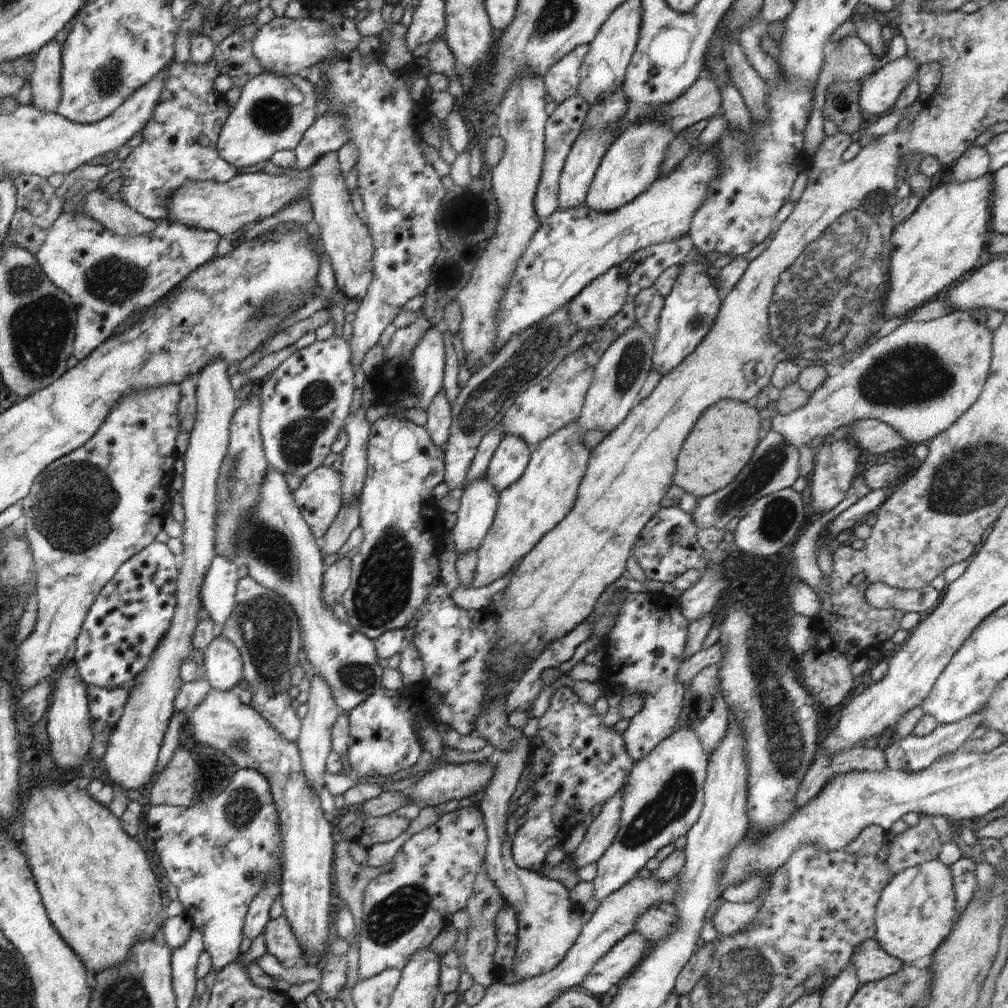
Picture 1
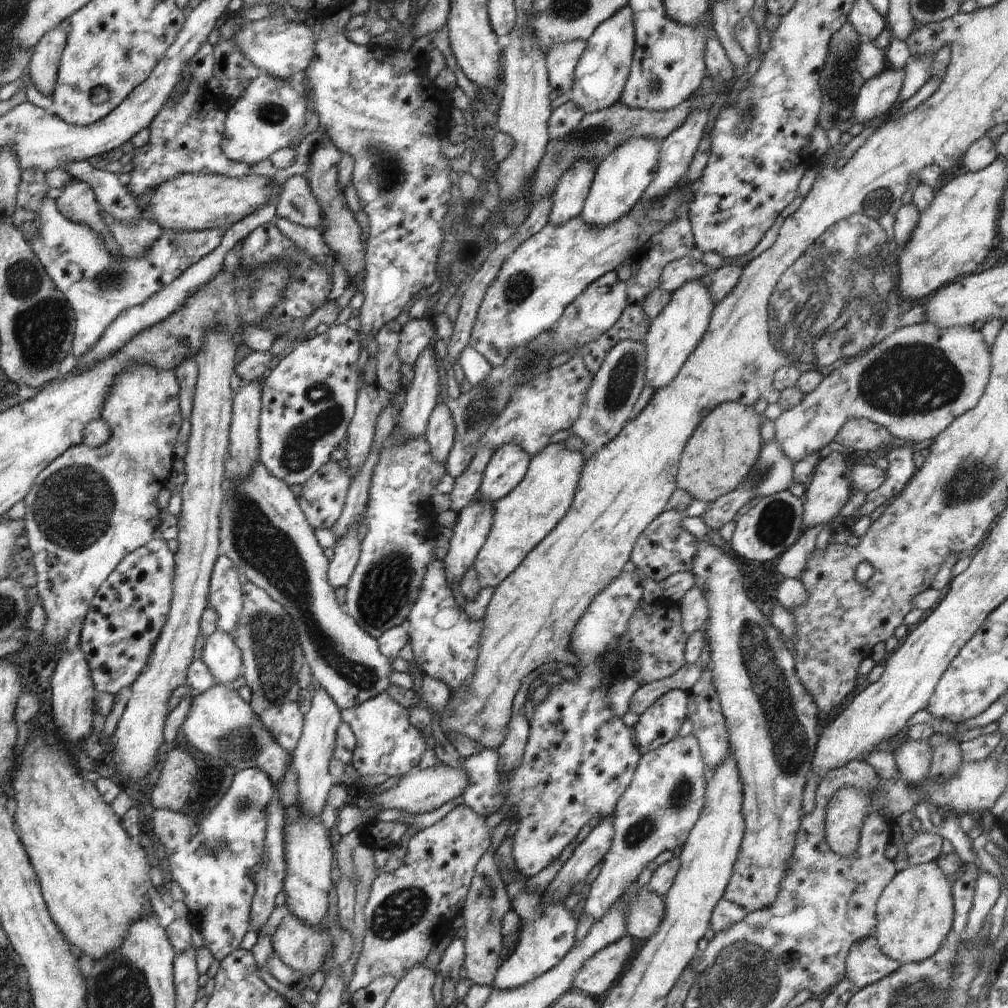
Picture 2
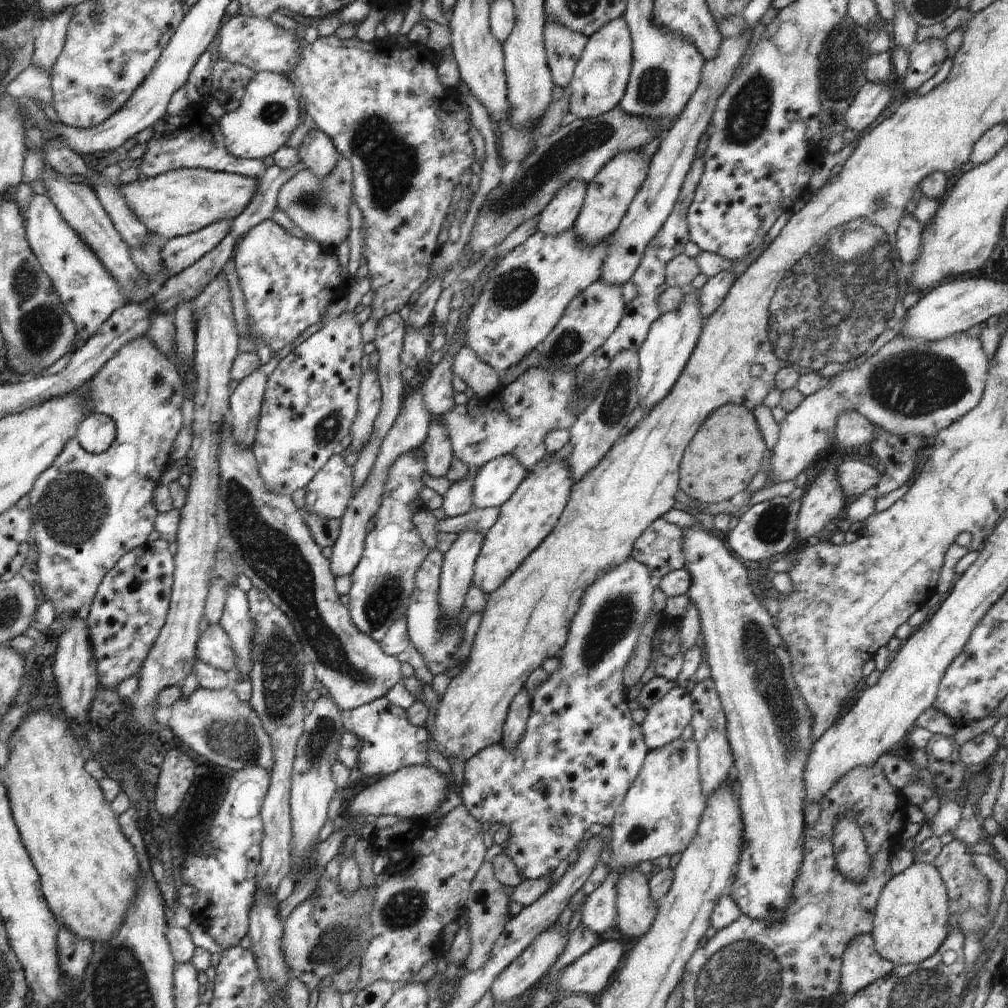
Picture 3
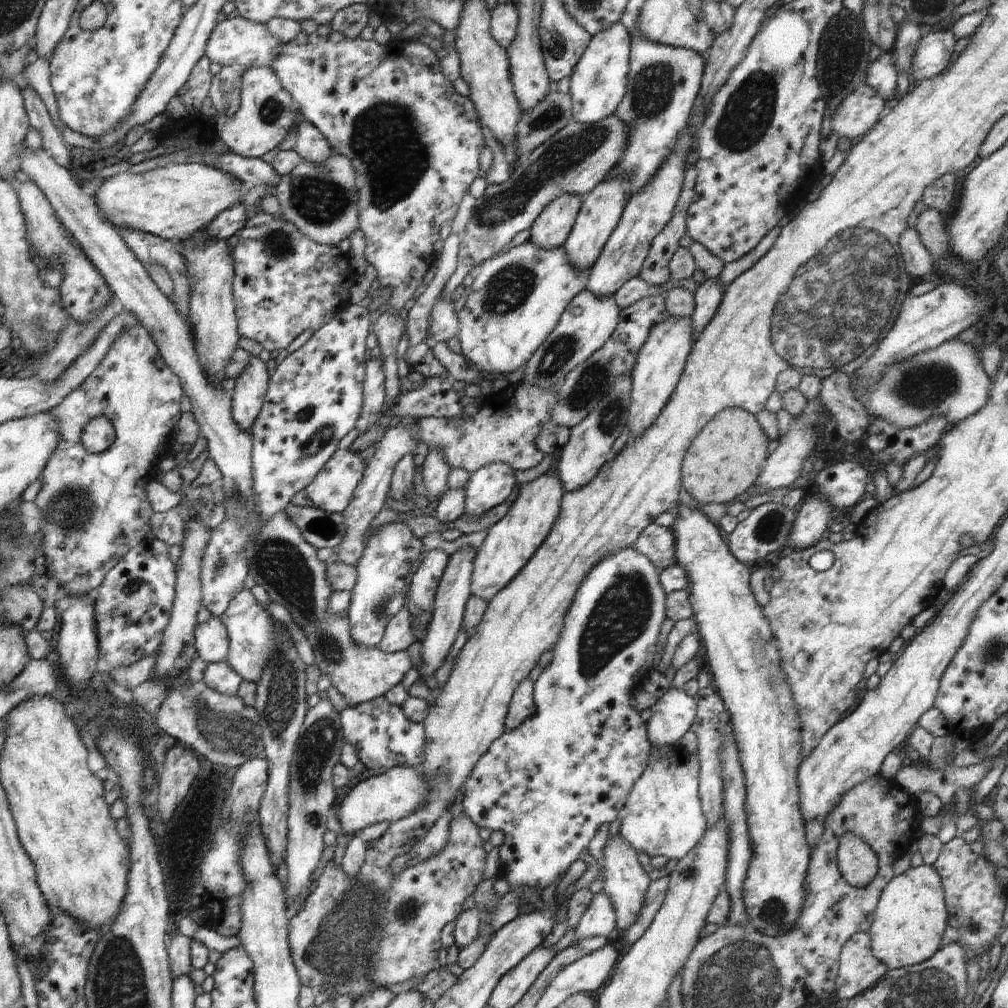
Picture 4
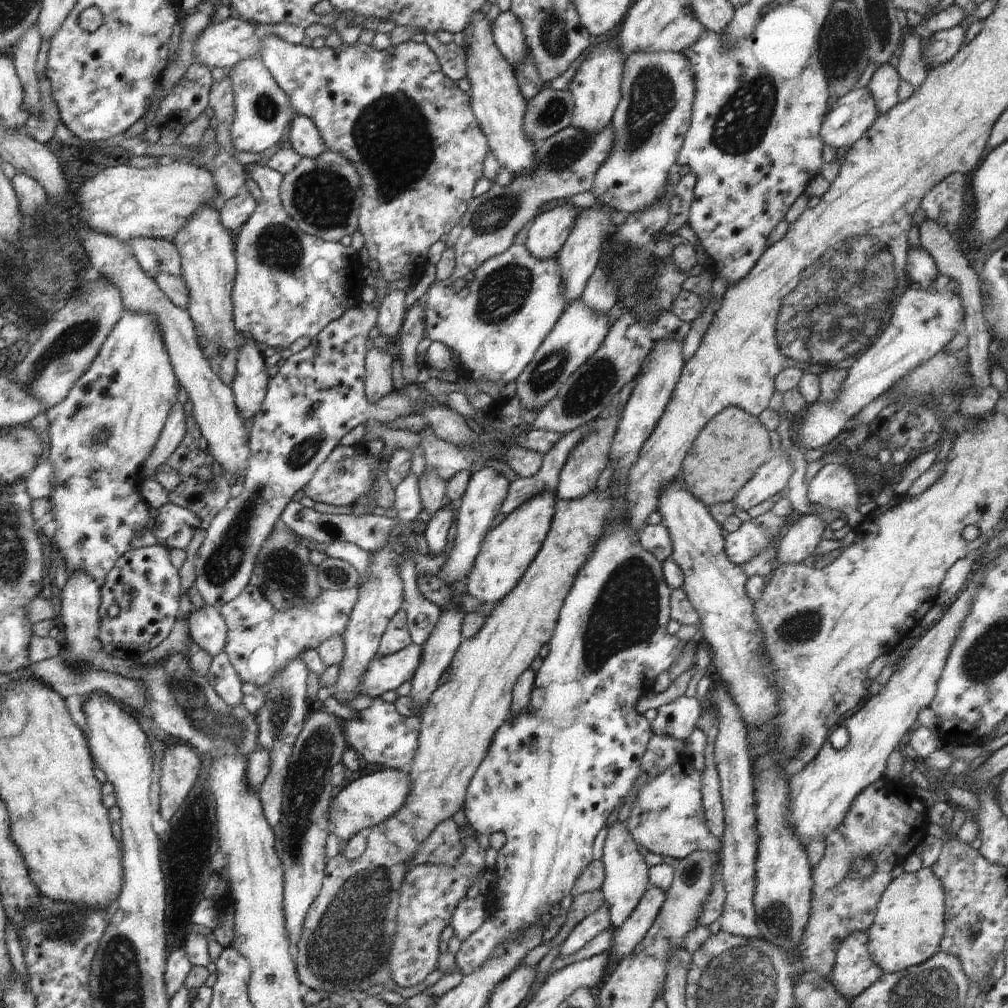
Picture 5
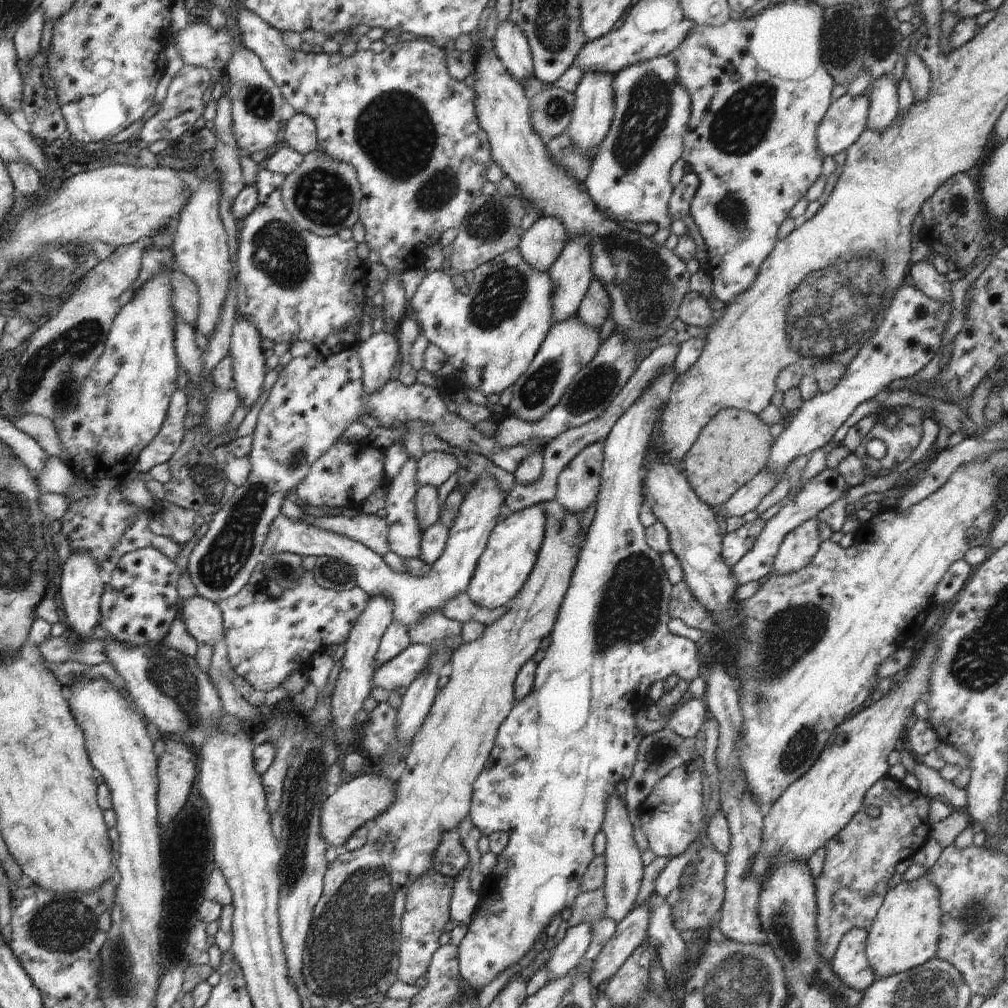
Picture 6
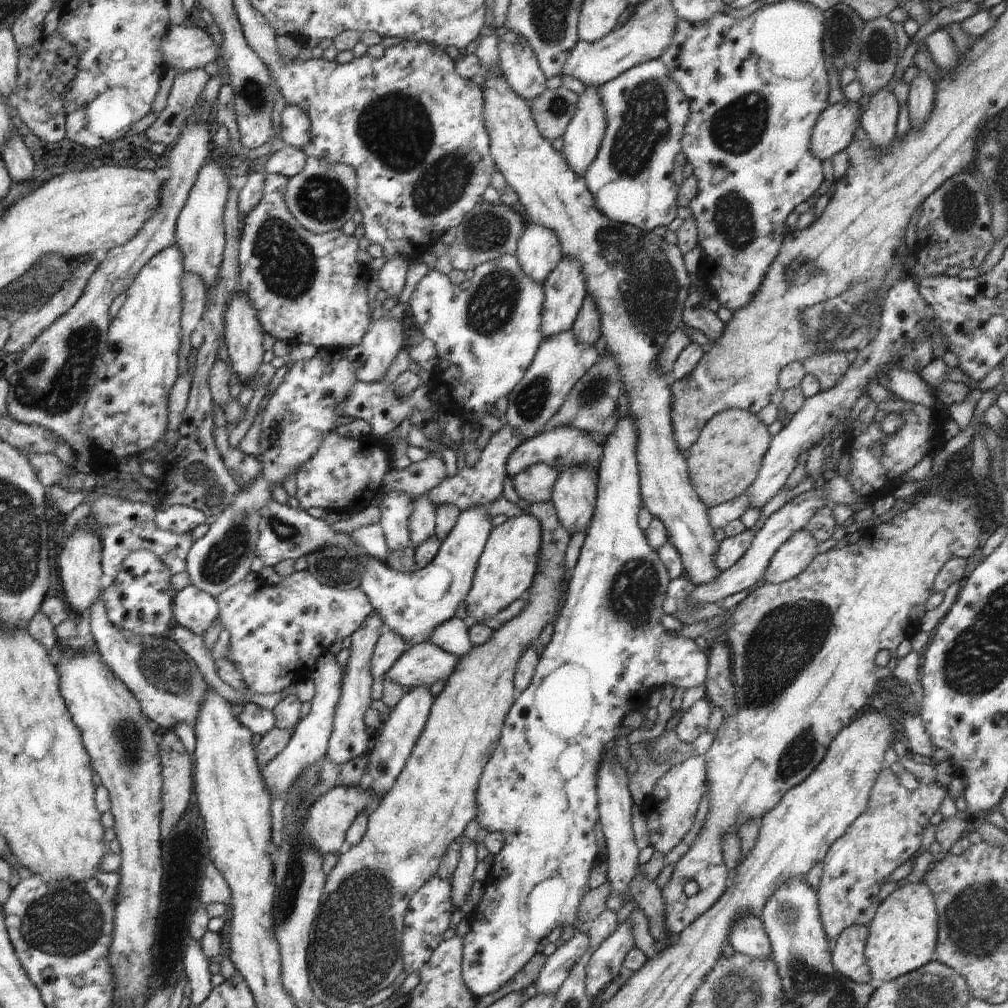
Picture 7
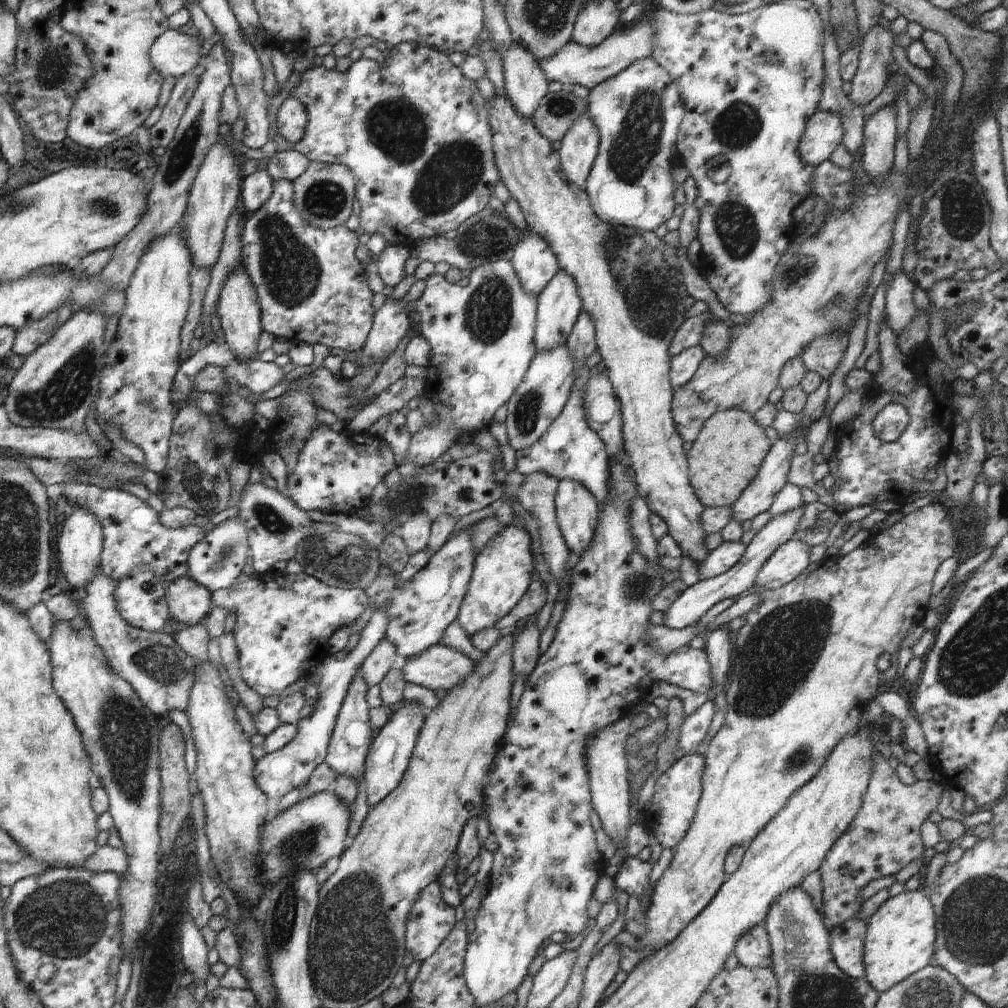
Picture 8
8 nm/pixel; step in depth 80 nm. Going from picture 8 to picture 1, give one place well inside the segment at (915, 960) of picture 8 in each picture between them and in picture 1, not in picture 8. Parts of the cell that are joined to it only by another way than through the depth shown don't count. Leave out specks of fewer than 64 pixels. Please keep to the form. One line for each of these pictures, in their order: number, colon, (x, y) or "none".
1: (915, 913)
2: (914, 914)
3: (910, 924)
4: (910, 919)
5: (909, 924)
6: (905, 933)
7: (903, 933)

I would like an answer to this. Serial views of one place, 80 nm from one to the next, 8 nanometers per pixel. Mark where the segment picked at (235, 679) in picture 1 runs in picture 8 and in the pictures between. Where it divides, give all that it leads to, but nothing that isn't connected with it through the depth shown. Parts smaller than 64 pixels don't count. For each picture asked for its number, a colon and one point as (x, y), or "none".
2: (224, 660)
3: (214, 647)
4: (211, 639)
5: (207, 628)
6: (203, 619)
7: (196, 610)
8: (188, 602)

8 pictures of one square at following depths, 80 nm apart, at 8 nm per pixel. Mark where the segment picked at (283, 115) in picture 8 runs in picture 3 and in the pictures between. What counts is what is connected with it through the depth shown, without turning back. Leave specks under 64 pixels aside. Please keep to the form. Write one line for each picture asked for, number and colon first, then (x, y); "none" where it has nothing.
3: (317, 153)
4: (310, 145)
5: (305, 138)
6: (299, 132)
7: (296, 127)

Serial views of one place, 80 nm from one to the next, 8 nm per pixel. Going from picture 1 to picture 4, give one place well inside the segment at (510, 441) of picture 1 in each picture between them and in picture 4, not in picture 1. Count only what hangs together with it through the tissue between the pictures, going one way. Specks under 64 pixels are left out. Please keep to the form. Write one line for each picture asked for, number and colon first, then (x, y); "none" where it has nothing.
2: (508, 465)
3: (496, 481)
4: (488, 487)

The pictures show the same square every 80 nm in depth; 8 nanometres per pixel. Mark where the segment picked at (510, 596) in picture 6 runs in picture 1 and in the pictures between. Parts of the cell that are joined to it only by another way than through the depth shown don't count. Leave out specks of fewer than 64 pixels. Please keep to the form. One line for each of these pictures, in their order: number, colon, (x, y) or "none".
1: (528, 510)
2: (524, 518)
3: (529, 515)
4: (511, 542)
5: (507, 551)

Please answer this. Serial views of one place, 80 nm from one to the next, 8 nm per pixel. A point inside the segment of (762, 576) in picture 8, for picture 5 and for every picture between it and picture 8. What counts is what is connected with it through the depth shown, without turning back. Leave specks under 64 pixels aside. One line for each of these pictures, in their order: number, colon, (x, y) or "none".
5: (800, 540)
6: (799, 547)
7: (795, 554)

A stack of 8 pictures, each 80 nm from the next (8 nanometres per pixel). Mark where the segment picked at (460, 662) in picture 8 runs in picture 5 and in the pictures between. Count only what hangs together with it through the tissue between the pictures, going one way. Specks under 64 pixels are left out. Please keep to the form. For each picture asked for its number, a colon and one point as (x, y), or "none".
5: (384, 674)
6: (398, 674)
7: (424, 663)

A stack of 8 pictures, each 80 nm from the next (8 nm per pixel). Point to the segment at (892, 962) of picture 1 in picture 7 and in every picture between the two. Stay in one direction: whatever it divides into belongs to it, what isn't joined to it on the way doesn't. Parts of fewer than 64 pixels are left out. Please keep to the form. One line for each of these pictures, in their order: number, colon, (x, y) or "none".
2: (865, 964)
3: (861, 965)
4: (858, 970)
5: (853, 972)
6: (850, 962)
7: (848, 955)

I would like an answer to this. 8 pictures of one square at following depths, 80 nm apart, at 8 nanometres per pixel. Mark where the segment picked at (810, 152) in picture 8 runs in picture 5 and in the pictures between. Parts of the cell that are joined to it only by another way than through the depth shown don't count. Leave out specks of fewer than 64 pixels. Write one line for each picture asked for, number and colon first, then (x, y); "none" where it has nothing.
5: (848, 120)
6: (845, 120)
7: (834, 130)

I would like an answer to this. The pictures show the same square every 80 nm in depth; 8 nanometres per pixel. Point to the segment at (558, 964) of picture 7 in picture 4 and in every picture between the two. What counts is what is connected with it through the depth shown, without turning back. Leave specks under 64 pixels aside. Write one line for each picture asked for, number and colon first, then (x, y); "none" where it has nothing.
4: (599, 919)
5: (589, 928)
6: (572, 944)

